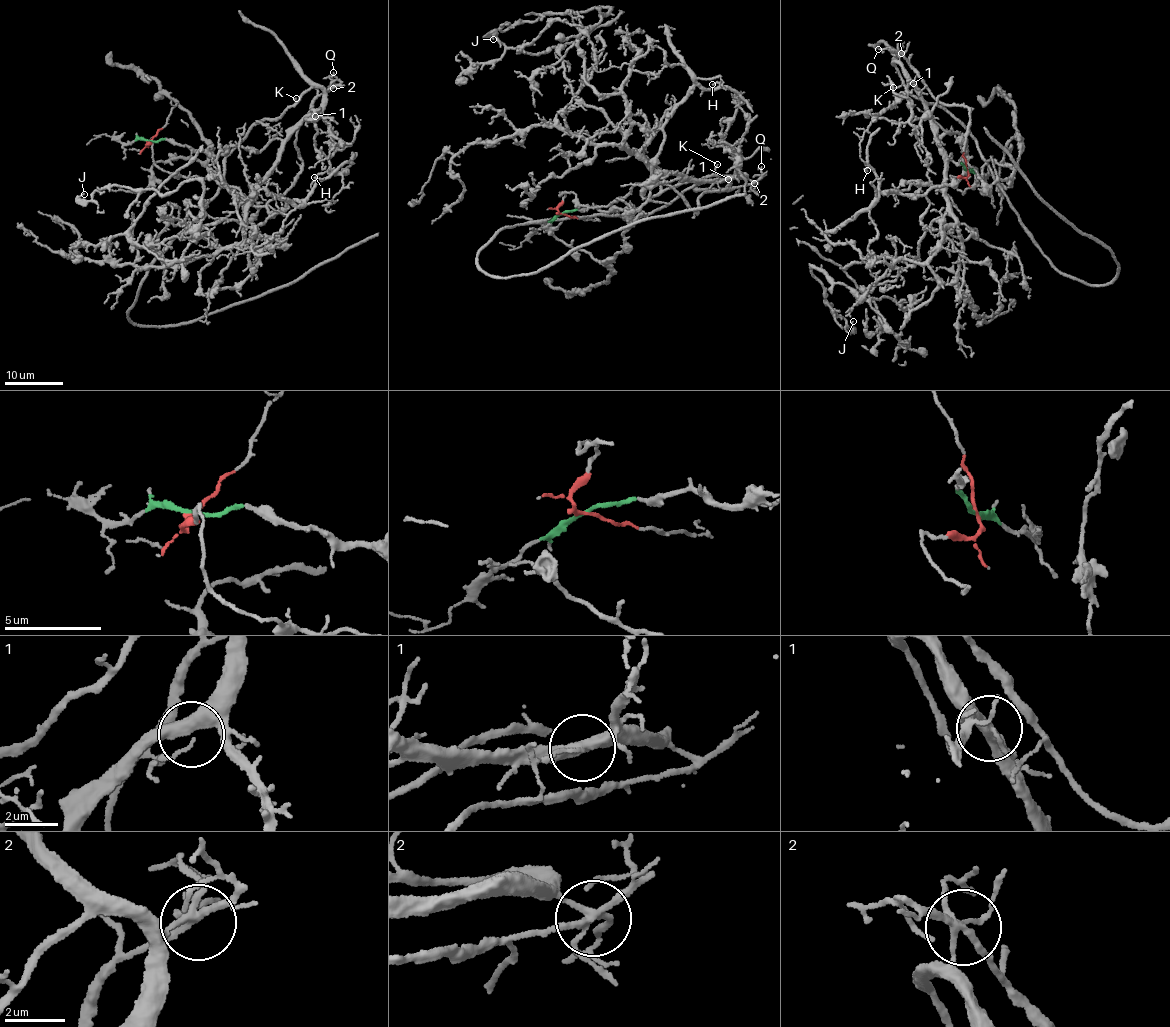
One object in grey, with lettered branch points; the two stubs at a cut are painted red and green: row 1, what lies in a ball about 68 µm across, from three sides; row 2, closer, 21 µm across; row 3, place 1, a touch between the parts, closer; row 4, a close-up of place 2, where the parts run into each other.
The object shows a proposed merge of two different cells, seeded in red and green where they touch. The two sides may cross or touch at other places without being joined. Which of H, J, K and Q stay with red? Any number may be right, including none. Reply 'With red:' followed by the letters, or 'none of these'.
With red: H, Q

